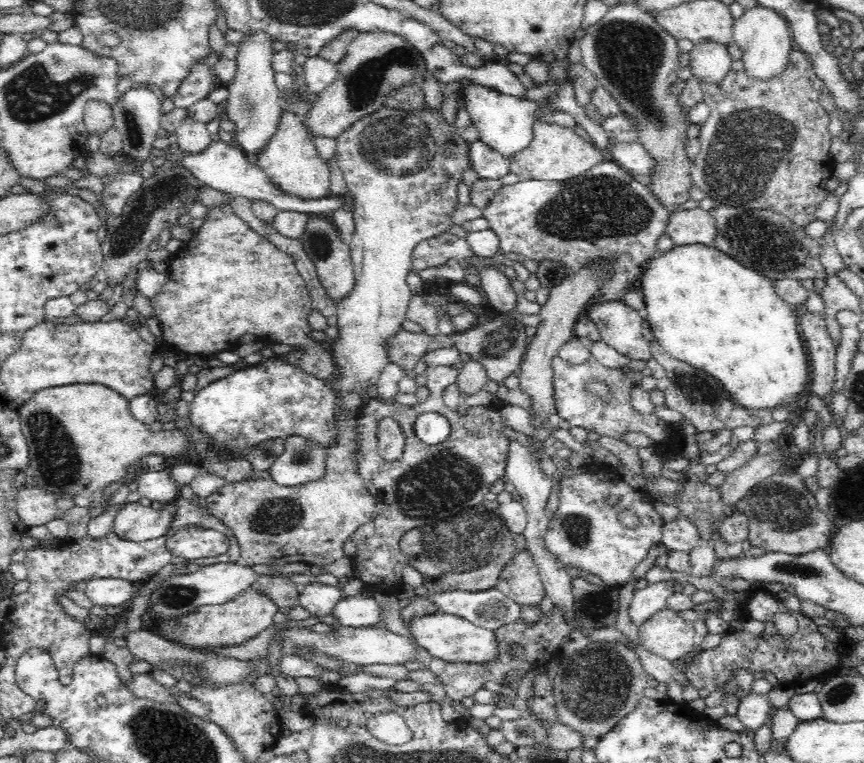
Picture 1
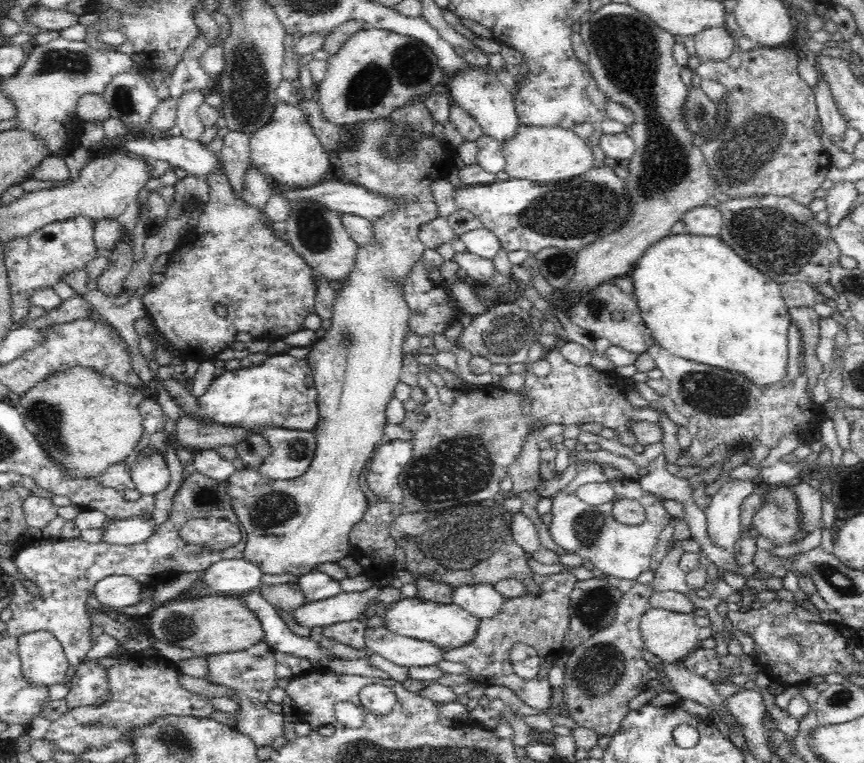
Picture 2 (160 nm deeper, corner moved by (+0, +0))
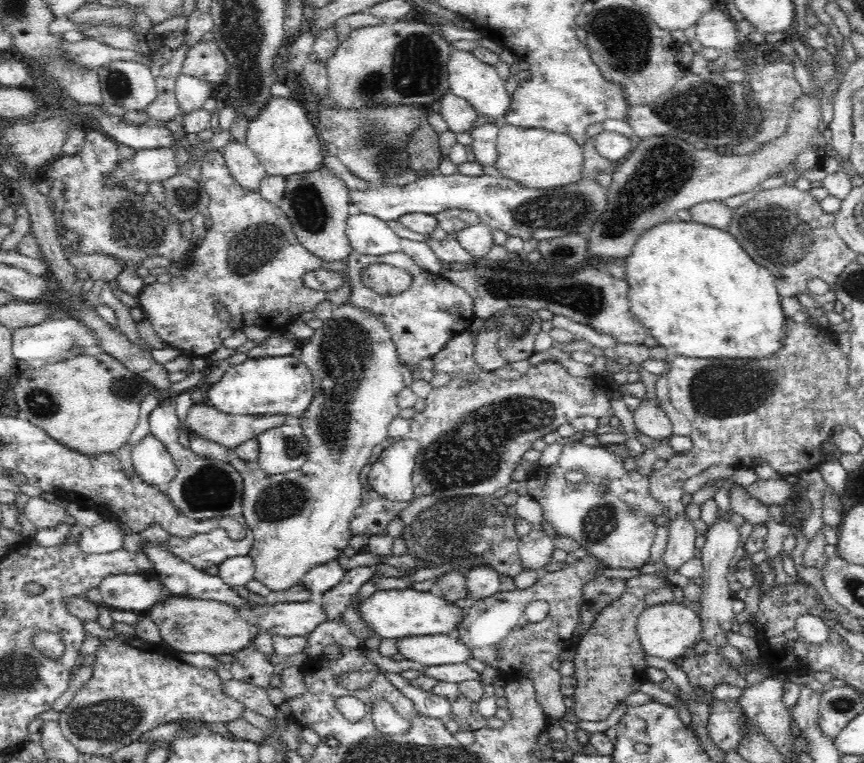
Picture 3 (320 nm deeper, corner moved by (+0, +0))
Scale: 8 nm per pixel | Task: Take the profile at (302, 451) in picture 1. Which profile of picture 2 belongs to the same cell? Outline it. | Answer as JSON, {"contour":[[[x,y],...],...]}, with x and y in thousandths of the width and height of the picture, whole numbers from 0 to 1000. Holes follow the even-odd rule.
{"contour":[[[301,561],[299,566],[311,579],[313,595],[297,613],[315,629],[339,630],[362,606],[367,590],[365,567],[326,561]]]}

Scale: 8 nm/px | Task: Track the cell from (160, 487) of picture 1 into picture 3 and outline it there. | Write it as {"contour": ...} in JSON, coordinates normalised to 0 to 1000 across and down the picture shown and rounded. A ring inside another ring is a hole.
{"contour":[[[176,567],[152,586],[152,602],[157,623],[184,640],[192,640],[205,620],[197,591]]]}

